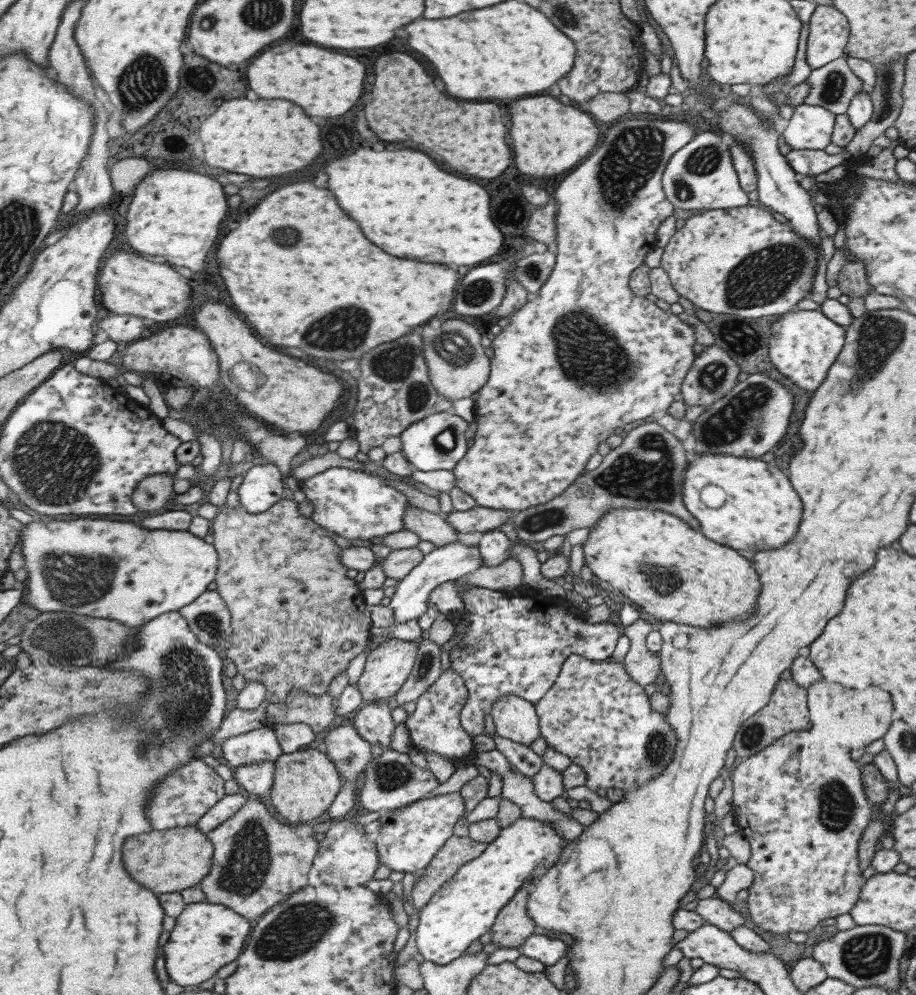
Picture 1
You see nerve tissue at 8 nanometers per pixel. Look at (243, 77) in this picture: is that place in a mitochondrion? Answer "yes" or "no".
no

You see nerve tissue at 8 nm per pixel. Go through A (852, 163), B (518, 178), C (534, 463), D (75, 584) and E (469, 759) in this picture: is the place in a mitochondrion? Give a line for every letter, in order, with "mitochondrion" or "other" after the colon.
A: other
B: other
C: other
D: mitochondrion
E: other

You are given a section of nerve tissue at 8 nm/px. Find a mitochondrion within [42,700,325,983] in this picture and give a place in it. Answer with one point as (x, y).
(247, 861)

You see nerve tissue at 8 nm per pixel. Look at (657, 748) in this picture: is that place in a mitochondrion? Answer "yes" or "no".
yes

